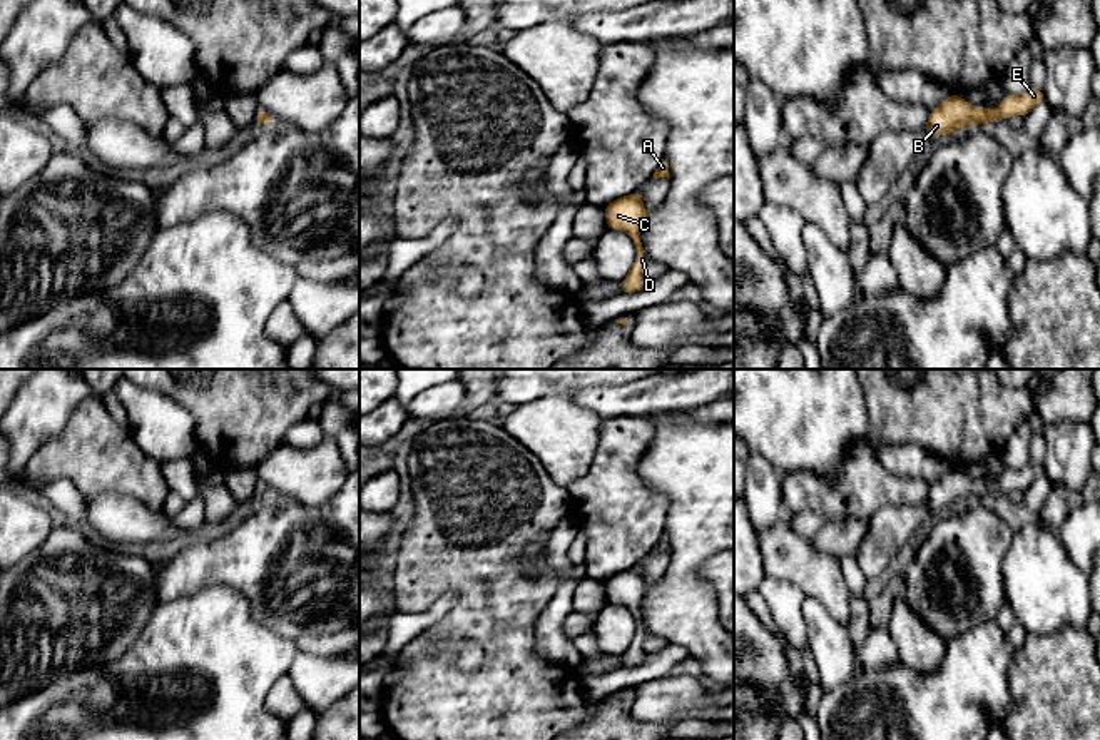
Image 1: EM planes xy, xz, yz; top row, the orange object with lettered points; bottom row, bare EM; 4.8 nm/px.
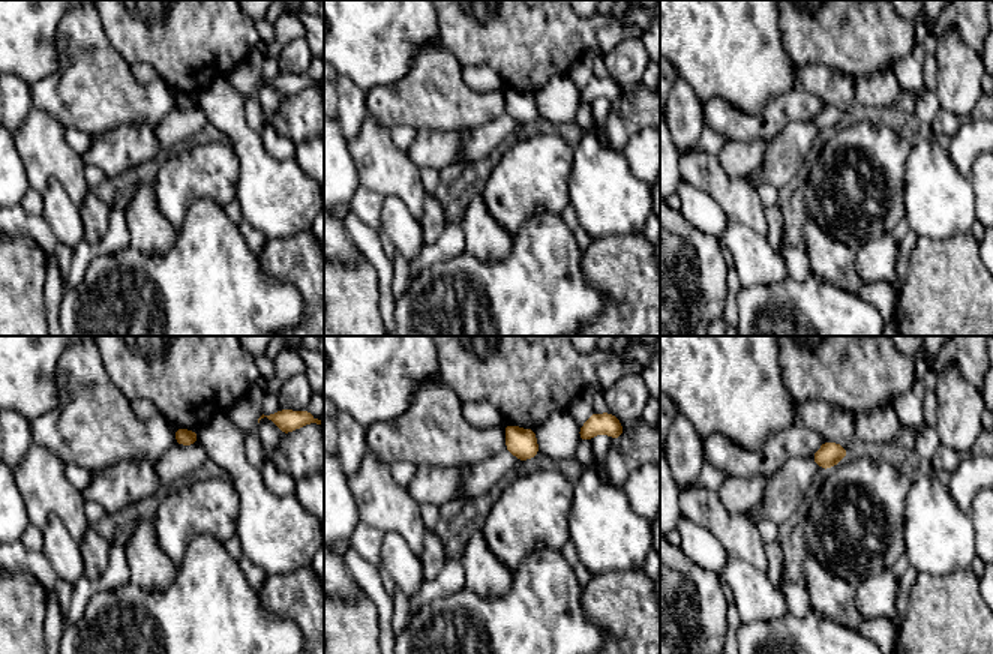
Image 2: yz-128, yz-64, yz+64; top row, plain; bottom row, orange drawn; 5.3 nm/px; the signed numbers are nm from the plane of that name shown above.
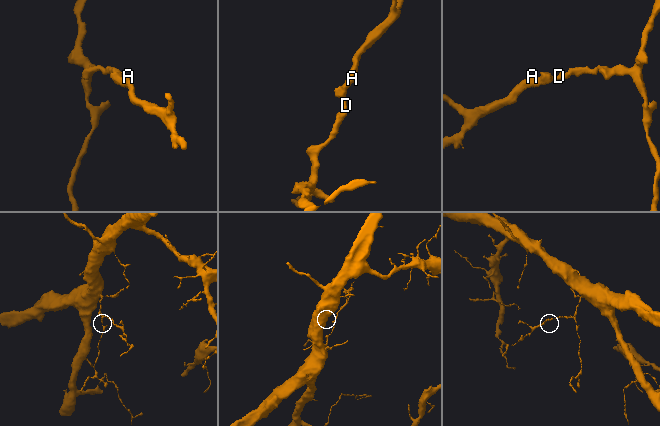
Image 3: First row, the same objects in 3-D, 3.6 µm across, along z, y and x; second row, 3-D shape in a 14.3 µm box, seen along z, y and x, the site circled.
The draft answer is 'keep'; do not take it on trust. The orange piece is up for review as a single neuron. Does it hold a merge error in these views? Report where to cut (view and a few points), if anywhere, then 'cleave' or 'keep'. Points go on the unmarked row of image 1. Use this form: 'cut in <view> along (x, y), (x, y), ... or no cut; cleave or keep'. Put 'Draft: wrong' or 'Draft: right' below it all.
no cut; keep
Draft: right

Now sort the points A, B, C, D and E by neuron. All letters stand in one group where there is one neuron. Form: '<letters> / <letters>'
A B C D E

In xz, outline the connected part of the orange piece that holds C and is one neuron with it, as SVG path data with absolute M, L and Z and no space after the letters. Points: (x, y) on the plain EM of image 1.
M635 566L615 573L614 576L607 578L603 585L607 603L629 608L637 621L635 636L625 653L620 655L620 668L634 668L642 663L647 655L644 651L644 640L647 636L647 631L644 628L642 616L639 615L647 585L644 581L642 571Z

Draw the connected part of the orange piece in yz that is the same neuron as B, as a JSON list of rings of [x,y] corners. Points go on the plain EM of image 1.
[[[1030,461],[1021,469],[1006,468],[996,484],[985,481],[973,481],[958,468],[951,468],[936,483],[929,484],[924,506],[933,513],[943,508],[953,508],[958,501],[975,498],[988,499],[996,493],[1008,493],[1011,489],[1025,491],[1038,476],[1045,476],[1045,466]]]

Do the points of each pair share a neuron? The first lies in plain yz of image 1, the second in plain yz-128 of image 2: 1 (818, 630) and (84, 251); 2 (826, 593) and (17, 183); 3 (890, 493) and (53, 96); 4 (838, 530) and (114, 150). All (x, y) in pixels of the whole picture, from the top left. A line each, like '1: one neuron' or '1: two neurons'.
1: two neurons
2: two neurons
3: one neuron
4: one neuron

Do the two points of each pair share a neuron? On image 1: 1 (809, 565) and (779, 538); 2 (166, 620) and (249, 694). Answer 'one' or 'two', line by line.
1: one
2: one

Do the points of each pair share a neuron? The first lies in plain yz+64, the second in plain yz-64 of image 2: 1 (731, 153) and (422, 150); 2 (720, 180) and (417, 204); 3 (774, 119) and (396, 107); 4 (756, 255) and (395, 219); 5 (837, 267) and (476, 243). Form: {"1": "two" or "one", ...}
{"1": "one", "2": "one", "3": "one", "4": "one", "5": "one"}

